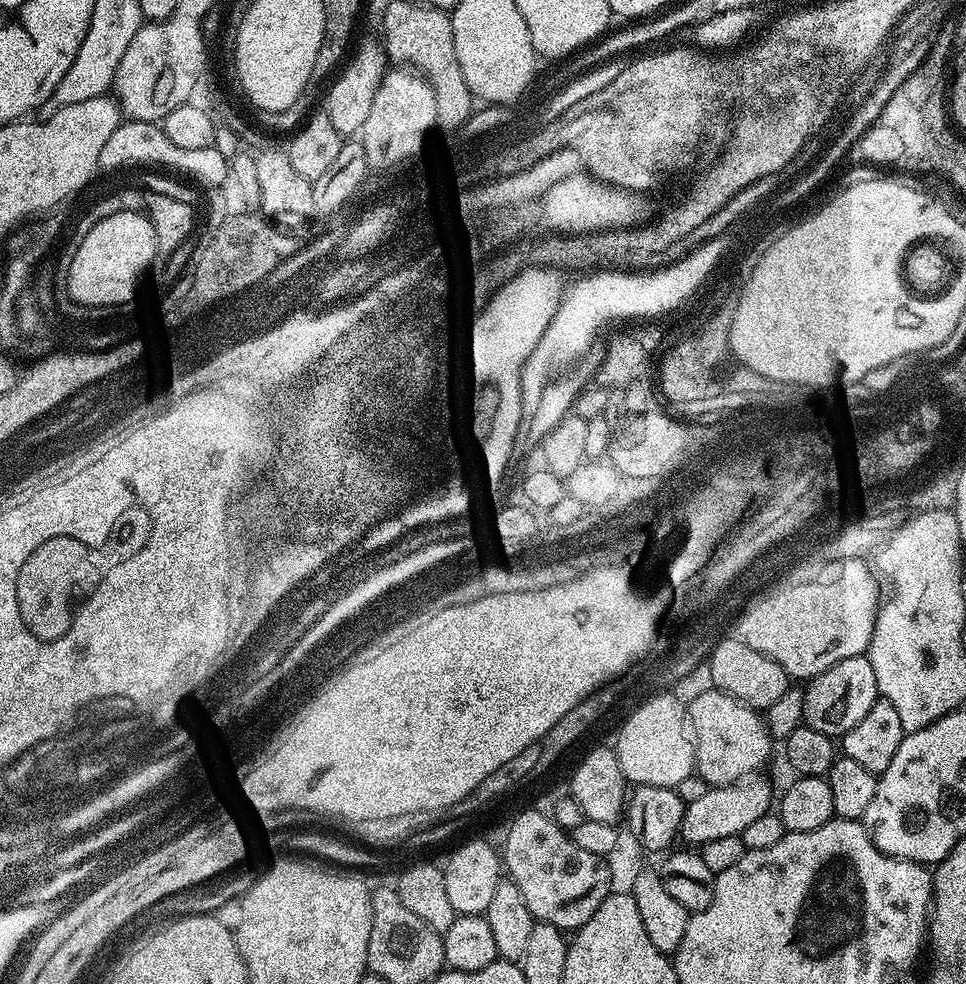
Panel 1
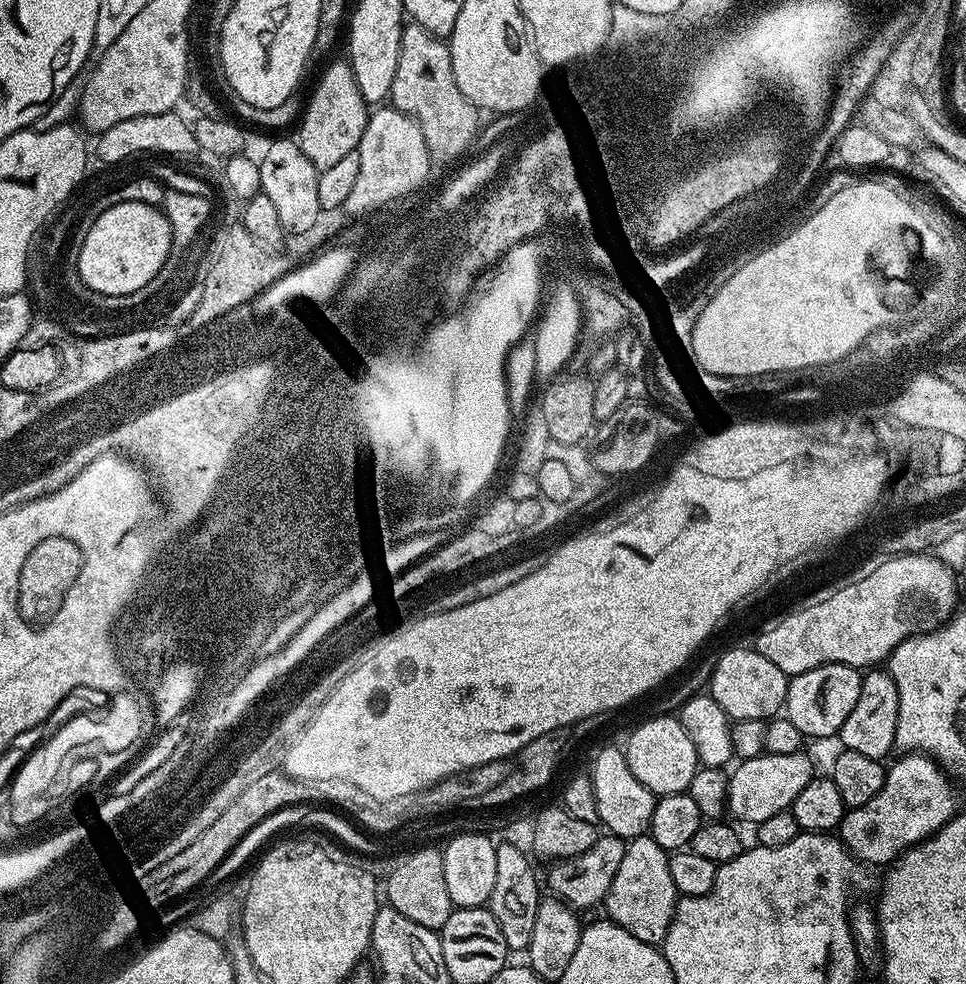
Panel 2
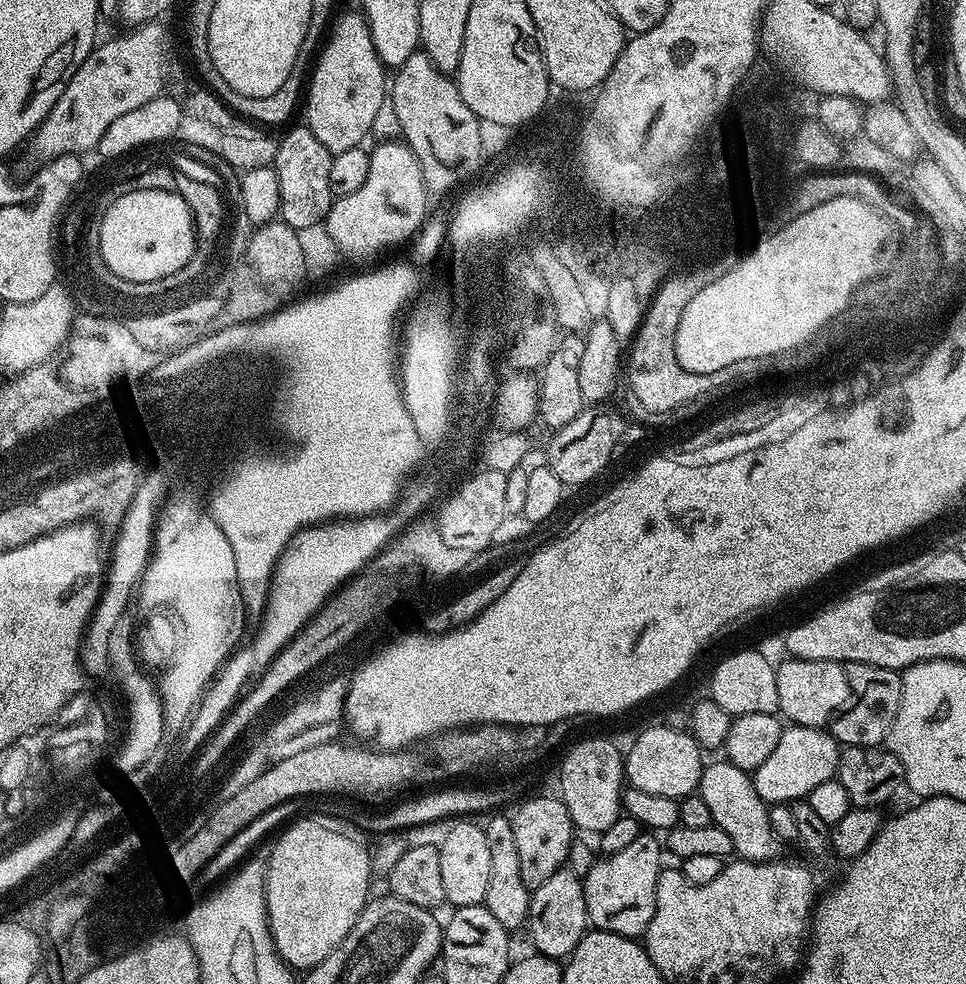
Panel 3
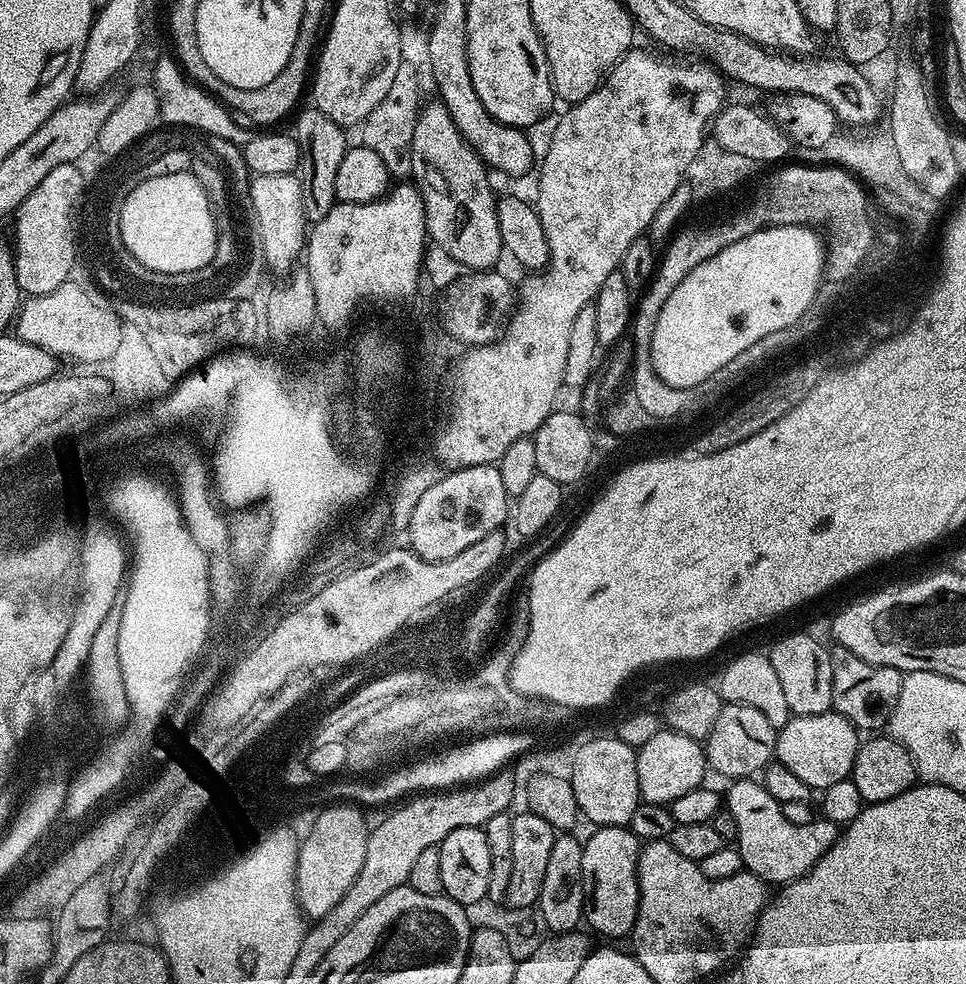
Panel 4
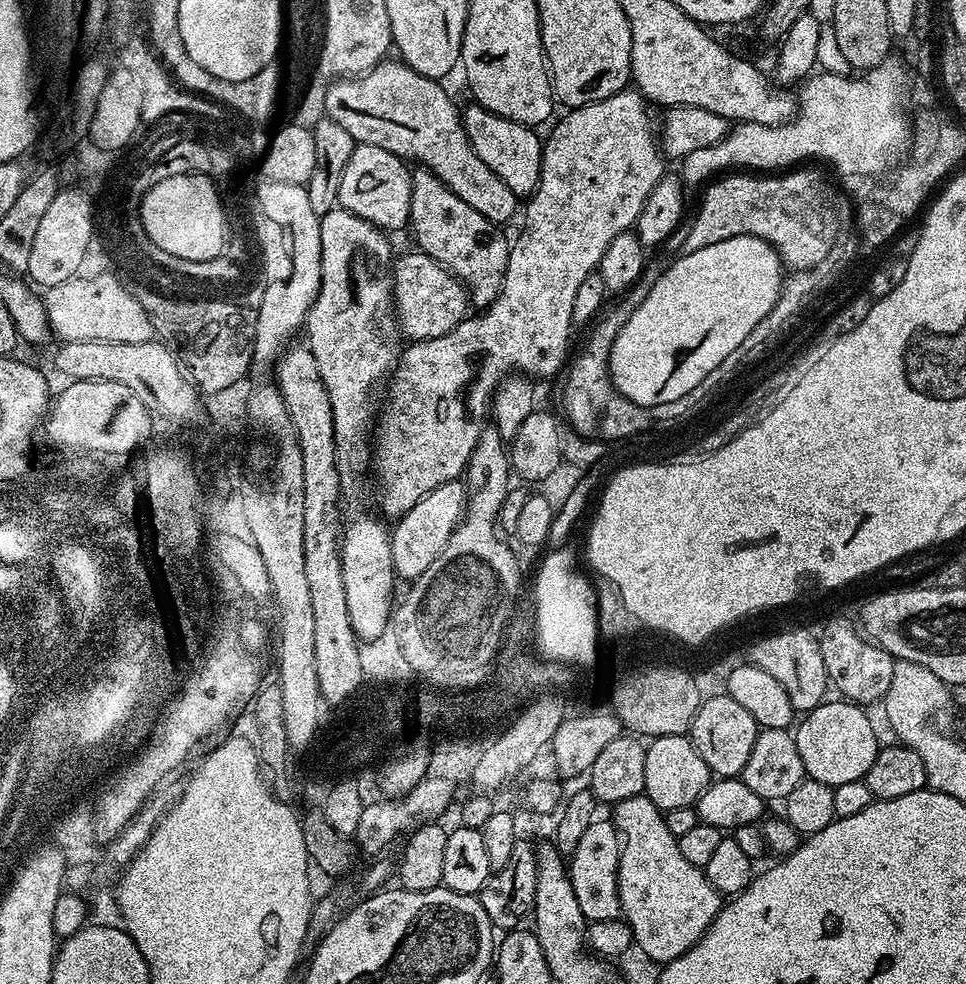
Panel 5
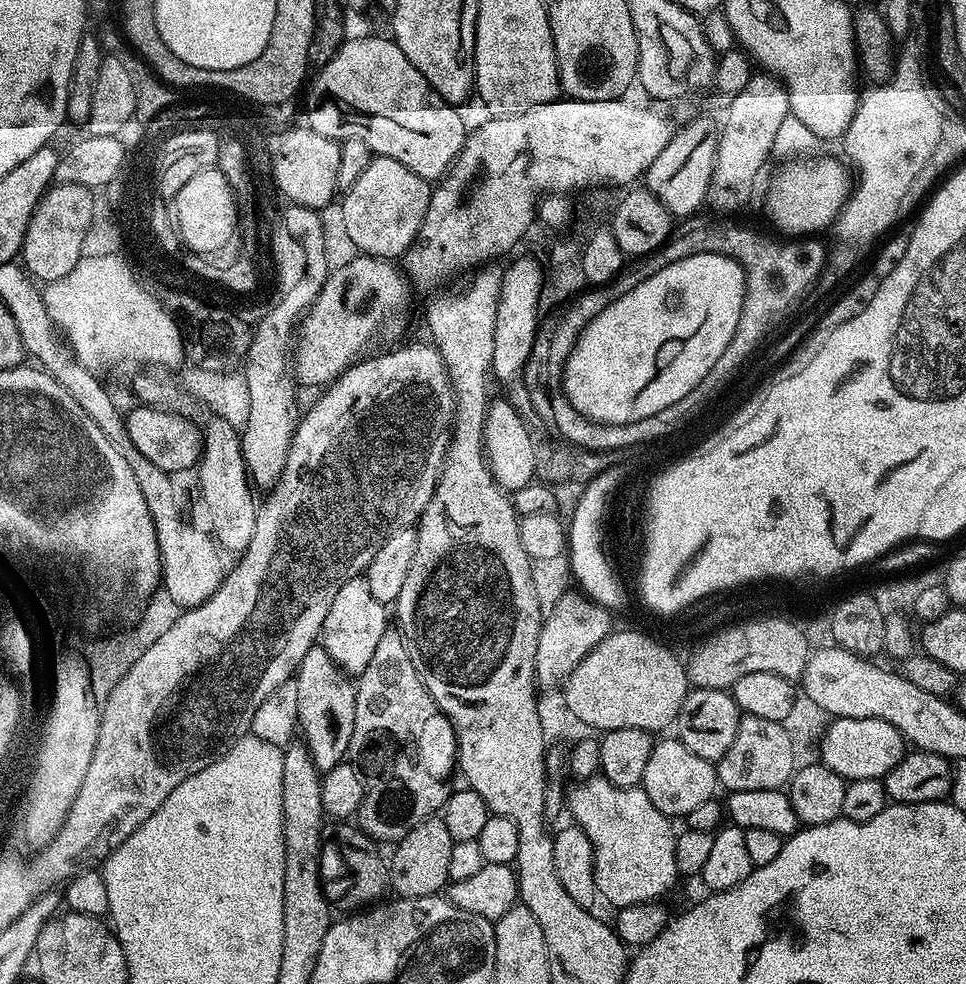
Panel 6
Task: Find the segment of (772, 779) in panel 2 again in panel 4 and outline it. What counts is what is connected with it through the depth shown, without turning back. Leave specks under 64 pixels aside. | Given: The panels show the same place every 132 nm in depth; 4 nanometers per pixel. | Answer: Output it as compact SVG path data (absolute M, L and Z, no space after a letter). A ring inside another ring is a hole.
M826 711L813 716L793 716L788 725L779 729L776 737L775 759L790 770L806 786L823 790L852 775L854 758L862 743L861 733L842 714Z

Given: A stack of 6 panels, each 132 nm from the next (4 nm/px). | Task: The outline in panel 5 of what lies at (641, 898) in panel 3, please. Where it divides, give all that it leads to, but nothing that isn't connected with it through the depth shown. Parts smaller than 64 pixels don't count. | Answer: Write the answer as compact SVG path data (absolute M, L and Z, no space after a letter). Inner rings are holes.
M593 818L582 830L582 839L574 846L568 865L568 880L574 886L574 898L589 922L621 919L618 898L618 862L620 861L620 834L611 819Z

